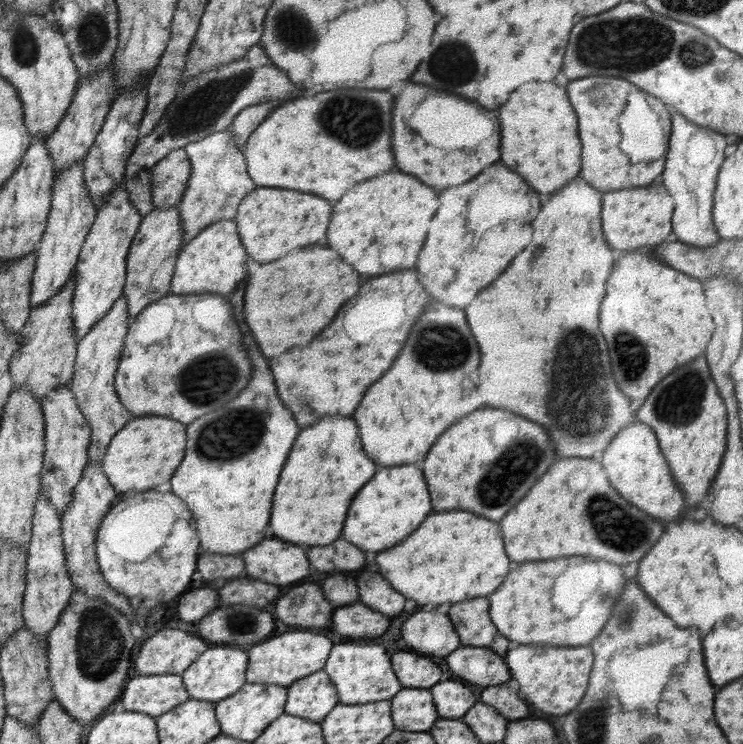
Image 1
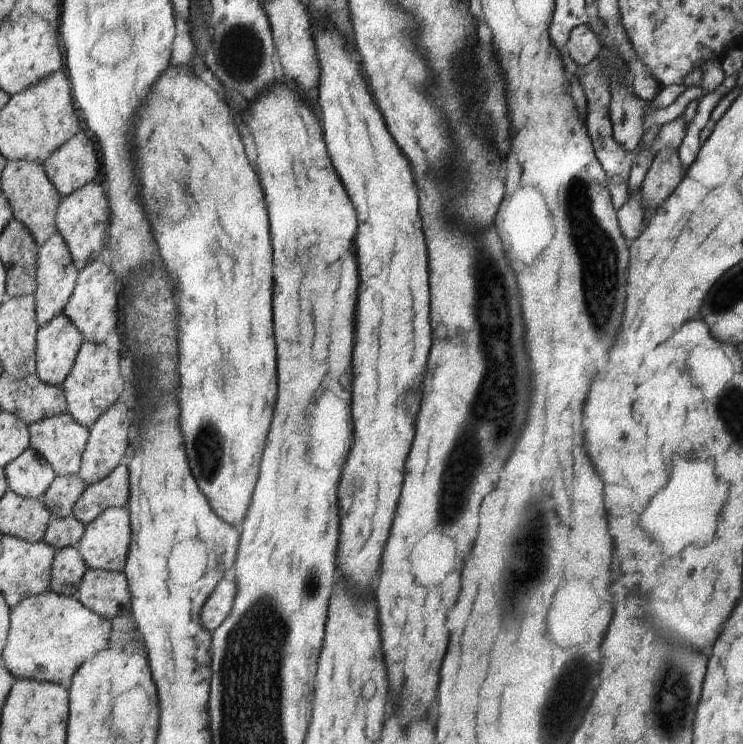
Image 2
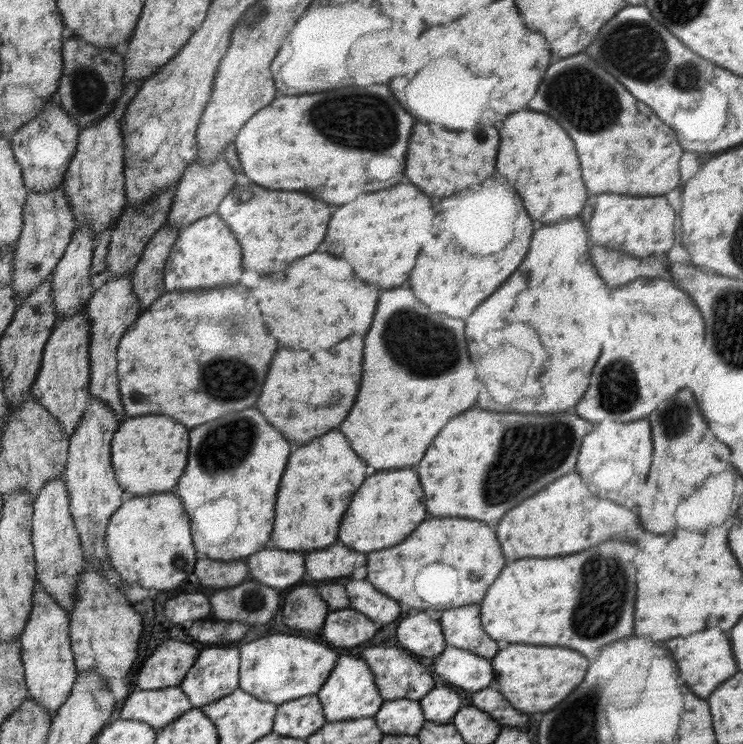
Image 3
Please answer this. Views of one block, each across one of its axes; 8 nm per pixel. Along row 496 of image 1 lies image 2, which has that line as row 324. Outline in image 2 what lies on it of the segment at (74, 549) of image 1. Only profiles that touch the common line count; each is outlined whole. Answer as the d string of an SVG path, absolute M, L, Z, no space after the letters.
M100 260L92 262L86 269L78 271L78 284L73 296L66 304L64 313L79 327L84 340L90 343L103 343L117 328L119 322L119 298L117 298L117 278L114 270Z

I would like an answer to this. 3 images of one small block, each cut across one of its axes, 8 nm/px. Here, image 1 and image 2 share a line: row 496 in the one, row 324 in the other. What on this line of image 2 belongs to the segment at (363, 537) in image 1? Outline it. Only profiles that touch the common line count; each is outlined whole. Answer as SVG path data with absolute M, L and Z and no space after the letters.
M311 17L311 22L314 24L314 39L316 40L316 51L318 52L318 59L322 76L320 77L319 86L319 104L323 108L323 130L325 130L325 142L331 154L331 160L335 162L335 170L339 170L339 176L343 178L343 184L347 186L347 192L351 194L351 200L355 202L355 208L359 210L359 236L355 238L357 250L359 250L359 274L361 274L361 286L359 286L359 318L357 318L357 326L355 326L355 390L353 390L353 418L355 418L355 446L351 448L351 458L347 458L347 466L343 470L343 482L339 482L339 506L341 506L341 544L339 544L339 572L341 576L347 580L347 586L351 586L355 592L361 594L371 594L373 592L373 578L375 572L379 570L381 564L381 556L385 552L387 540L391 536L391 526L393 526L393 518L399 506L399 498L401 498L401 488L403 488L403 480L405 480L405 464L407 464L407 456L411 452L411 444L415 438L415 420L419 414L419 406L421 406L421 396L423 396L423 382L425 382L425 374L427 374L427 358L431 352L431 292L429 292L429 252L427 252L427 242L425 242L425 234L423 234L423 226L421 226L421 214L419 214L419 192L417 192L417 184L413 178L413 170L411 164L407 162L407 158L403 156L403 152L399 150L397 142L393 140L391 132L387 130L387 124L377 108L377 104L373 102L373 96L369 92L369 86L361 74L361 66L357 60L353 60L353 46L351 46L351 38L343 35L334 25L327 25L314 17Z

